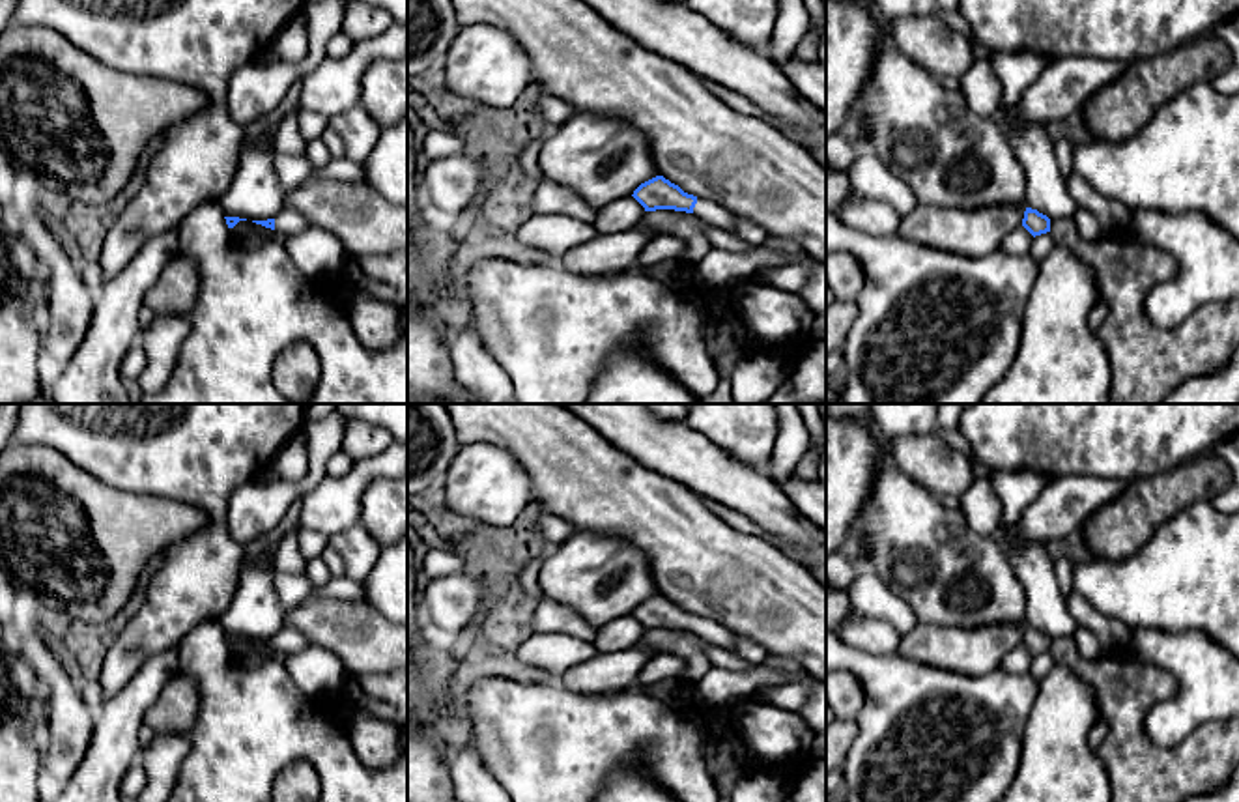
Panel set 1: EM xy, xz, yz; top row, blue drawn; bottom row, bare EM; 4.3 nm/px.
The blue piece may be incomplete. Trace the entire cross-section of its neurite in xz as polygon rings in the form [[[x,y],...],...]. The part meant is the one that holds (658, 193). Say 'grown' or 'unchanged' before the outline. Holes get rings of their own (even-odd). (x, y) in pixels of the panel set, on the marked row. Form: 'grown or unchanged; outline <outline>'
grown; outline [[[656,176],[641,183],[632,196],[645,208],[645,211],[675,209],[693,213],[703,222],[738,236],[733,213],[718,204],[684,193],[678,185],[671,183],[663,176]]]

